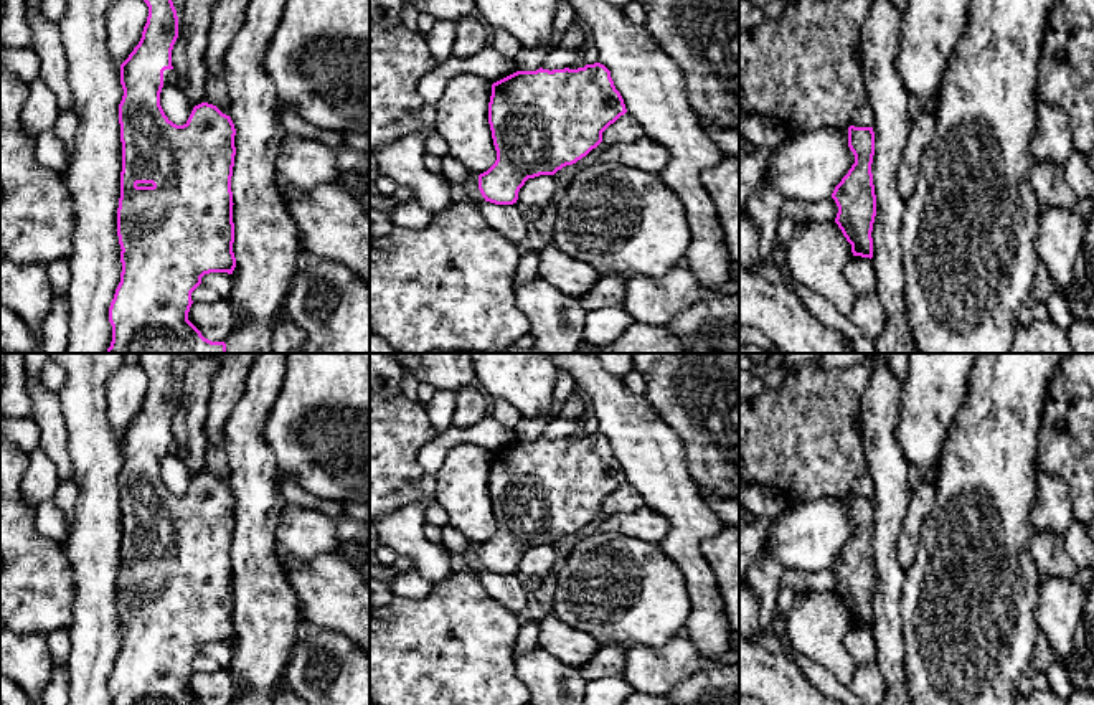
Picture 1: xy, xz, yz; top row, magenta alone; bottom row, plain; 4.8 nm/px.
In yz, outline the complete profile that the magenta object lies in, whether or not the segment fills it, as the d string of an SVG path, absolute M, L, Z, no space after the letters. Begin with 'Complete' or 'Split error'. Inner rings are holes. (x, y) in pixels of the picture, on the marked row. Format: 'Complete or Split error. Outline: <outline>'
Complete. Outline: M848 127L848 147L855 163L835 187L832 198L838 206L835 223L851 244L853 256L873 258L873 223L876 195L871 163L875 155L873 127Z

